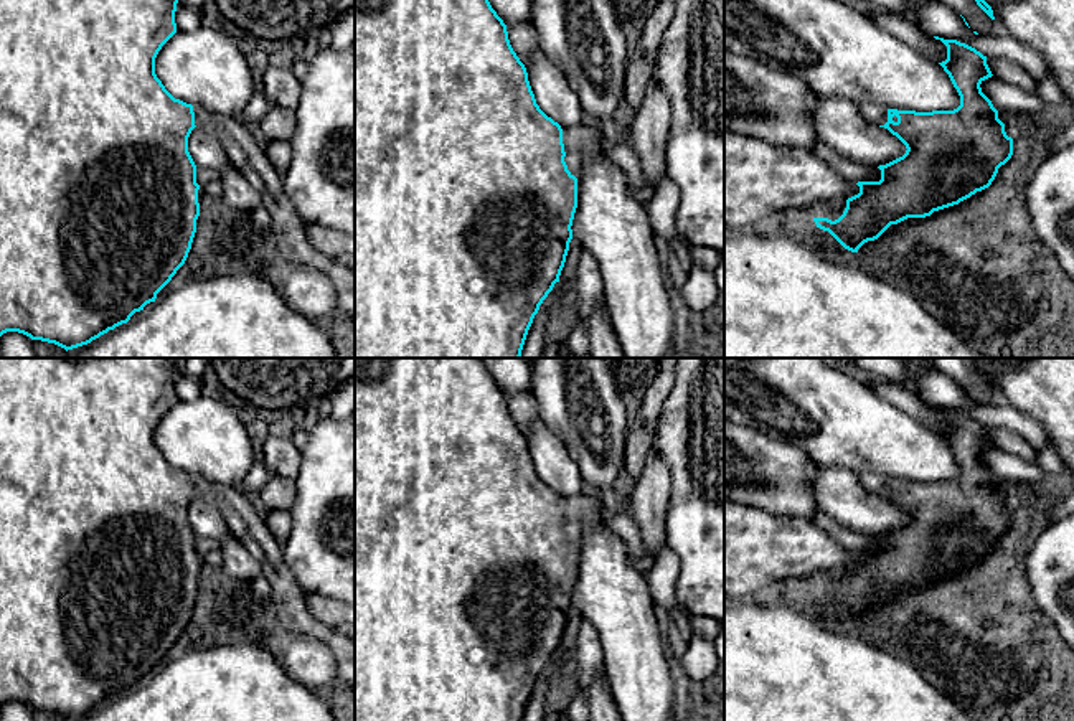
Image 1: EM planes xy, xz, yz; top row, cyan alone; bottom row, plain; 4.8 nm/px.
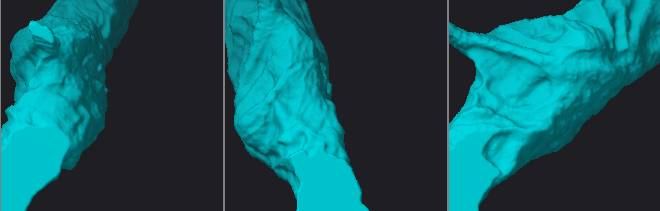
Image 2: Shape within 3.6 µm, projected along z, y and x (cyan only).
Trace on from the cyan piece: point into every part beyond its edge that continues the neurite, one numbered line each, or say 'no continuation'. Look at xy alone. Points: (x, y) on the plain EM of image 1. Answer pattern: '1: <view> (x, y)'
1: xy (289, 614)

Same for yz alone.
1: yz (876, 484)

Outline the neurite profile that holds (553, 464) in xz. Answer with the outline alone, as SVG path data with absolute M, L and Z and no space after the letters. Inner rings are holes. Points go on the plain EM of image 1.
M538 417L523 432L528 450L539 478L561 495L561 498L584 497L589 493L577 464L571 459L566 445L548 431Z

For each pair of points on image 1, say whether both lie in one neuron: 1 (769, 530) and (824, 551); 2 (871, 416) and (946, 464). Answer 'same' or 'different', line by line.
1: same
2: same

